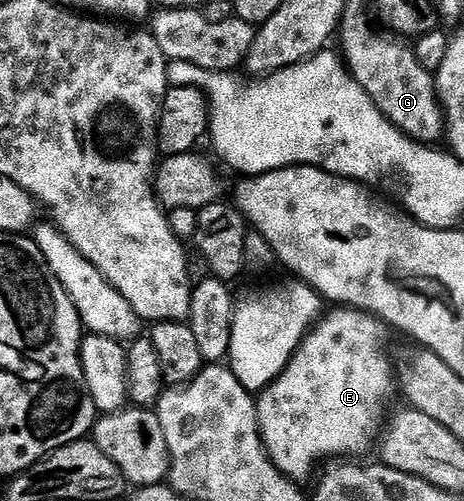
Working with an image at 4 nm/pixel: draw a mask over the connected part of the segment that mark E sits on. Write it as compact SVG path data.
M335 306L330 309L316 323L315 327L307 333L307 337L301 342L301 346L293 354L293 358L289 362L289 366L285 366L285 370L274 382L264 390L258 393L255 409L259 415L259 433L263 439L263 448L267 452L267 460L277 466L277 470L281 470L281 474L285 474L289 479L296 482L304 482L316 475L317 469L324 462L330 461L332 458L359 458L362 452L367 452L376 447L377 441L381 436L381 429L385 424L385 415L383 416L383 403L394 393L397 388L397 376L393 371L393 364L387 361L387 356L383 351L387 348L387 332L388 325L382 320L378 320L376 316L371 316L367 312L358 312L356 308L345 308Z

